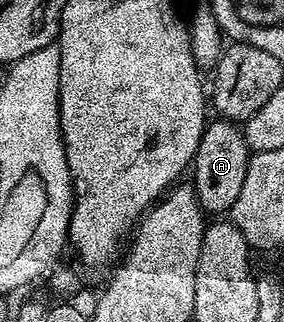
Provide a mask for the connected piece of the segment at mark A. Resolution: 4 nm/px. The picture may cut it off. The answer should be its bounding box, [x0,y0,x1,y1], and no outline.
[192,119,251,215]

